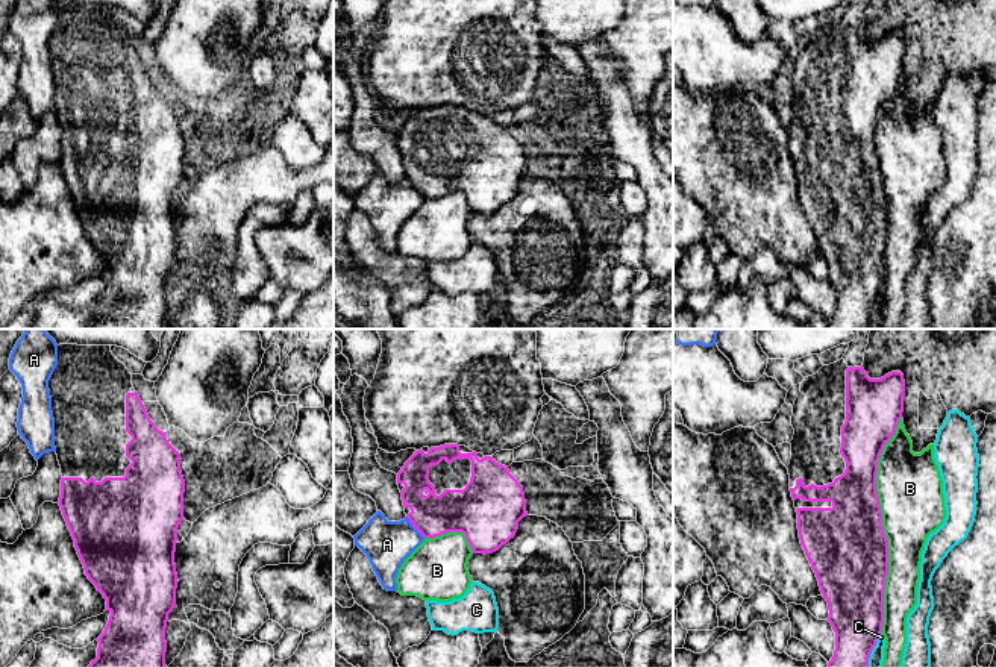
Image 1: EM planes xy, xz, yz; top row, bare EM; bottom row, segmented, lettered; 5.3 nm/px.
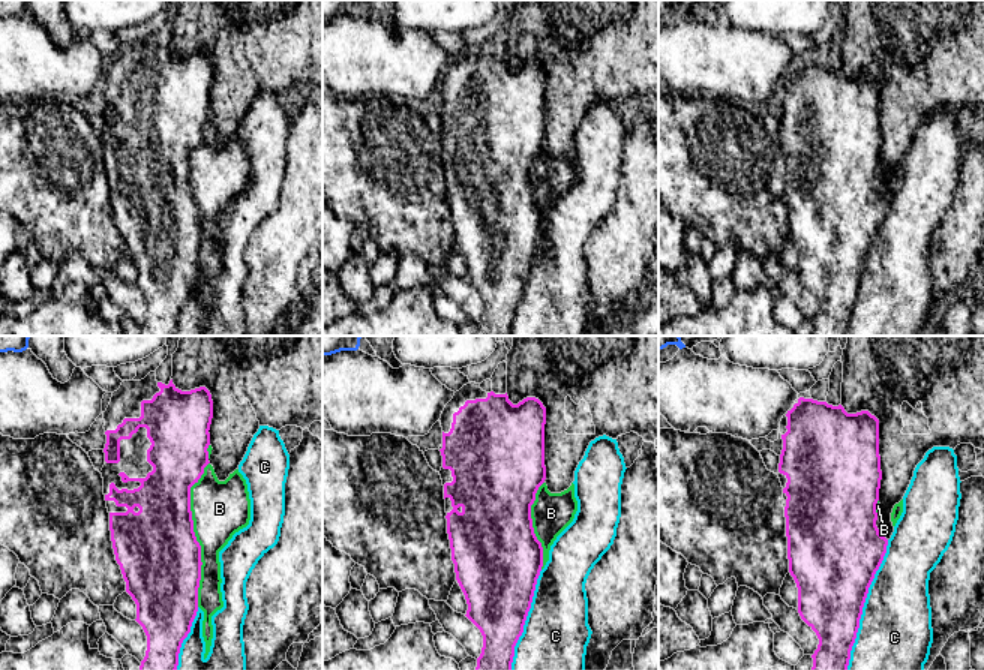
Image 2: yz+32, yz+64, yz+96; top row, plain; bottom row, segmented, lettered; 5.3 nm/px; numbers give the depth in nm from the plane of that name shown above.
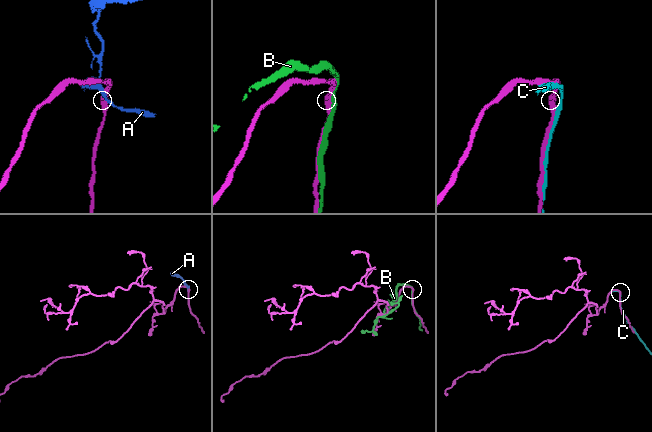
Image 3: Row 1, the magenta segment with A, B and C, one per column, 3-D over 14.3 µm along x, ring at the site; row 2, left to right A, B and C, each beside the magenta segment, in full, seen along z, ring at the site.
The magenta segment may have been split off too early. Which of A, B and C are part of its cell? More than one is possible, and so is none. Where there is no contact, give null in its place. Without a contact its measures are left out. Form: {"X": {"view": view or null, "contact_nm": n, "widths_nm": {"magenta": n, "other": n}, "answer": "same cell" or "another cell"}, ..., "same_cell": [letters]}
{"A": {"view": "xz", "contact_nm": 160, "widths_nm": {"magenta": 220, "other": 240}, "answer": "another cell"}, "B": {"view": "yz", "contact_nm": 1150, "widths_nm": {"magenta": 420, "other": 340}, "answer": "another cell"}, "C": {"view": "yz", "contact_nm": 220, "widths_nm": {"magenta": 300, "other": 80}, "answer": "another cell"}, "same_cell": []}

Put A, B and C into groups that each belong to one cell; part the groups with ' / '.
A / B / C

